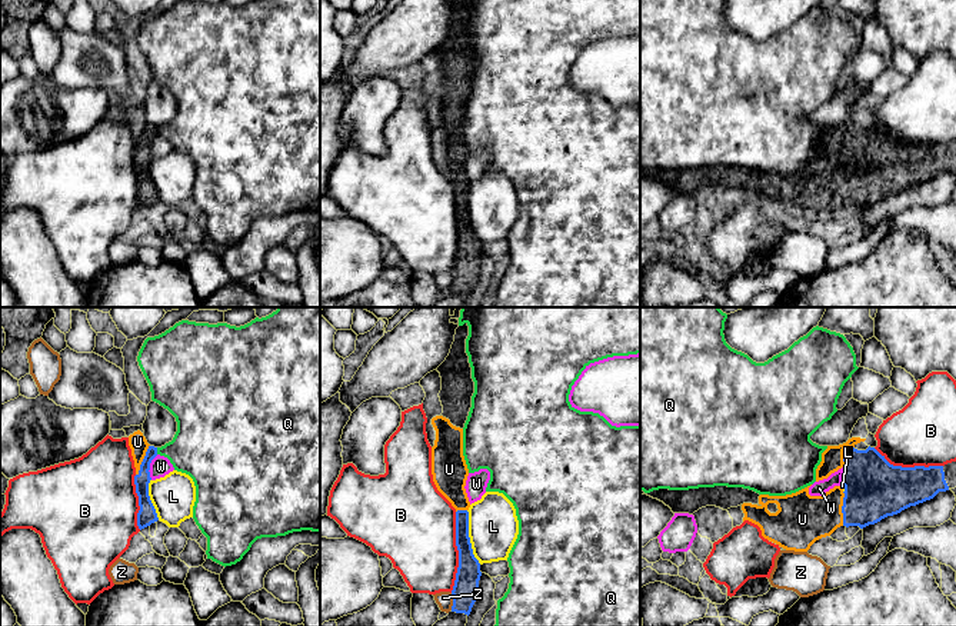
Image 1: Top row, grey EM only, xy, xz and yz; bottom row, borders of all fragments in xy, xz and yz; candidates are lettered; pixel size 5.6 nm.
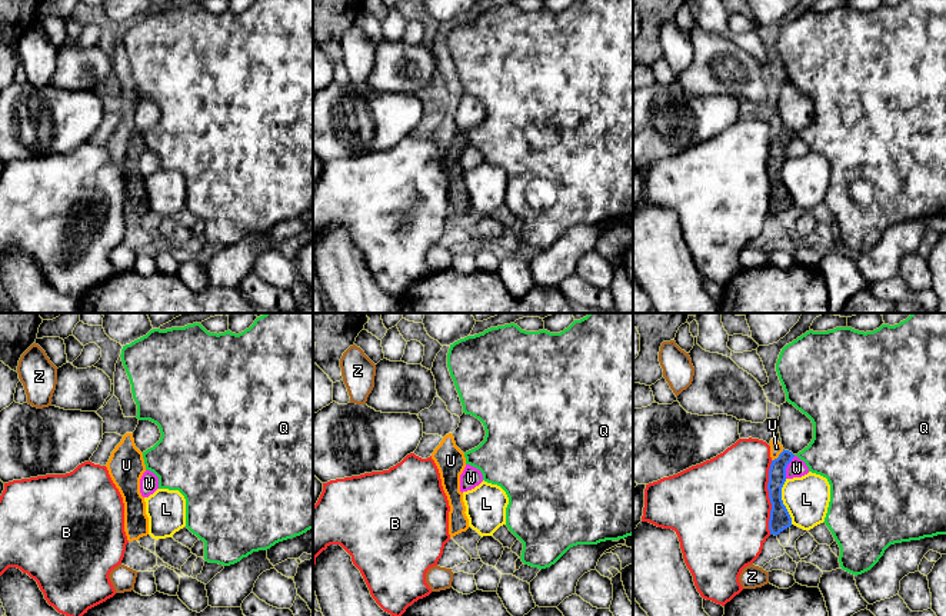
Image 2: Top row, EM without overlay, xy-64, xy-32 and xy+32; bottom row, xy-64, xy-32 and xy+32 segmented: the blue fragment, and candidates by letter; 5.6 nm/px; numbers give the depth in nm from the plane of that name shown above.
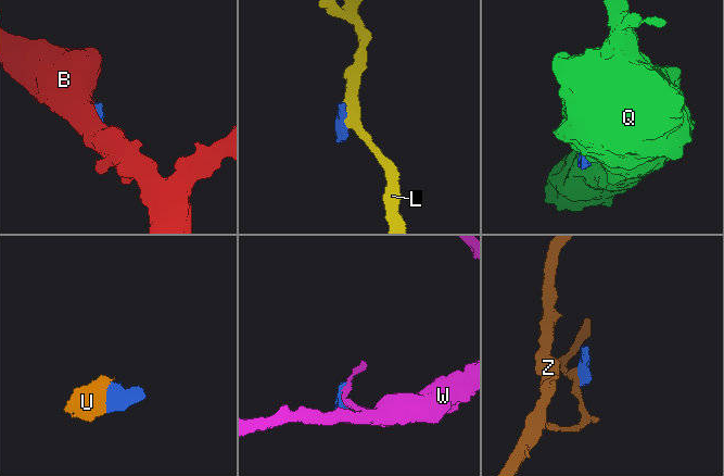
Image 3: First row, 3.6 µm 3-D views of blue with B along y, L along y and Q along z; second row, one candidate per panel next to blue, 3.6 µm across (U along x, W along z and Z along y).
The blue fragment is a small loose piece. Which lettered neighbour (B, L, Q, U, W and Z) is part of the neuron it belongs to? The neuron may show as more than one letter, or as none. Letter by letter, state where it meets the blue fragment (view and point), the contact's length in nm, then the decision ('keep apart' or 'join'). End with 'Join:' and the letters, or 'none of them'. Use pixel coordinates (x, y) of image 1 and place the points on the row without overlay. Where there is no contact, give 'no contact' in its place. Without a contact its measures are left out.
B: xz (459, 232) | 460 nm | keep apart
L: xz (469, 217) | 320 nm | keep apart
Q: xy (156, 130) | 40 nm | keep apart
U: yz (842, 189) | 190 nm | join
W: xy (149, 147) | 150 nm | keep apart
Z: xz (453, 282) | 100 nm | keep apart
Join: U

